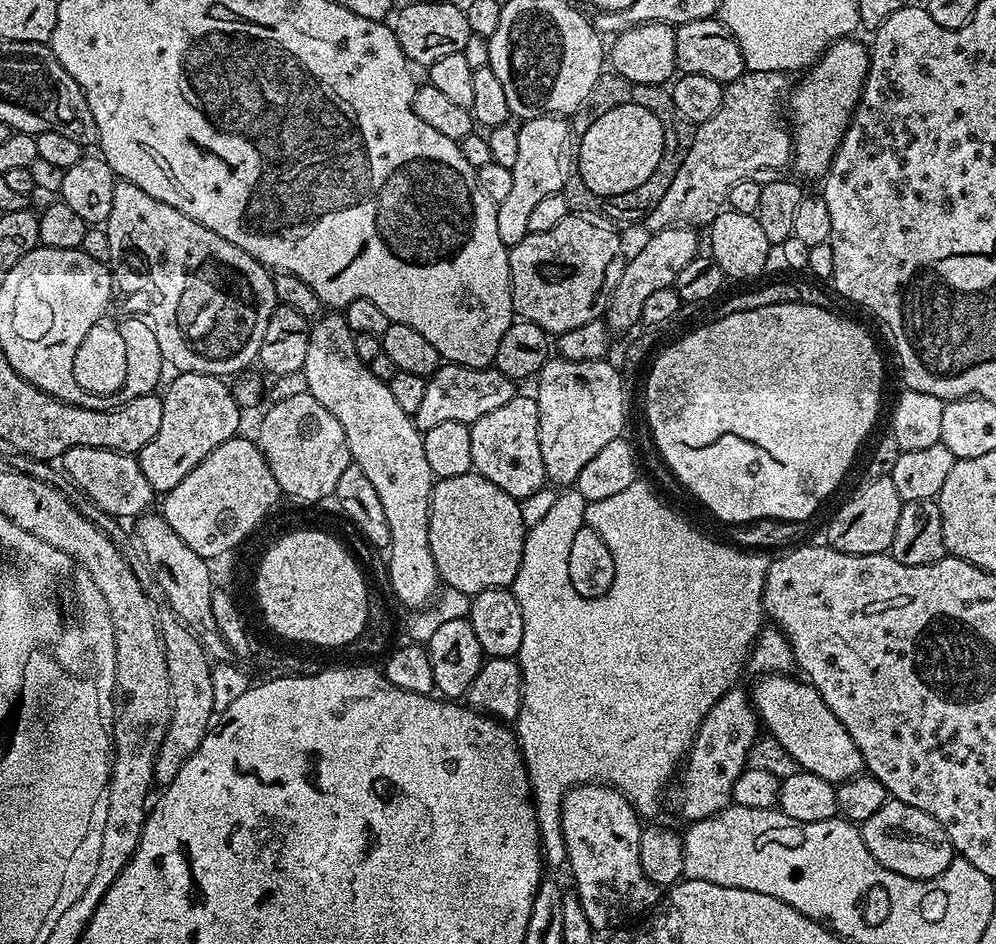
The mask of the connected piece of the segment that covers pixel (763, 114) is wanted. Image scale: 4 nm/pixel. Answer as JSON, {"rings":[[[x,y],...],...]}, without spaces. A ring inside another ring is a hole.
{"rings":[[[746,70],[734,82],[724,85],[718,114],[695,125],[692,145],[686,158],[682,158],[682,166],[678,166],[678,174],[674,174],[674,182],[670,182],[670,190],[662,194],[662,202],[658,202],[648,216],[646,227],[649,233],[673,226],[707,226],[727,205],[730,186],[734,186],[734,182],[760,174],[756,172],[784,168],[787,164],[789,167],[793,159],[793,133],[782,115],[784,80],[786,76],[782,72]]]}

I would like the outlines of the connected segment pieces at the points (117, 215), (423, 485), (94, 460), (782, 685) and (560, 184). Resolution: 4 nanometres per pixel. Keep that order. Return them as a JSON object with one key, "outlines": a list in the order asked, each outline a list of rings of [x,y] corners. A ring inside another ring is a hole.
{"outlines":[[[[117,179],[114,186],[114,206],[110,206],[110,218],[106,221],[106,231],[110,238],[110,271],[114,277],[114,284],[117,289],[132,287],[132,308],[133,313],[139,314],[147,319],[154,330],[154,338],[158,338],[158,350],[160,359],[165,365],[173,364],[177,373],[197,372],[207,376],[218,376],[221,378],[235,377],[243,373],[248,363],[255,361],[260,354],[262,346],[262,334],[266,334],[266,326],[270,326],[270,314],[278,307],[274,282],[272,281],[273,273],[264,265],[259,264],[254,257],[246,254],[238,246],[226,242],[214,230],[194,222],[194,218],[186,218],[182,210],[174,210],[174,206],[166,206],[166,202],[158,202],[158,198],[150,198],[146,190],[134,186],[128,180]]],[[[340,314],[321,315],[309,327],[310,346],[306,350],[306,362],[304,363],[304,374],[308,383],[307,392],[314,398],[318,398],[318,402],[322,402],[322,406],[326,406],[326,410],[330,410],[330,414],[334,414],[334,418],[338,418],[342,430],[346,434],[346,446],[352,455],[352,463],[357,464],[359,468],[366,473],[366,478],[370,478],[370,483],[374,485],[374,490],[378,490],[378,498],[382,501],[382,511],[386,513],[386,526],[390,526],[390,542],[388,543],[386,552],[388,556],[388,580],[392,583],[392,592],[408,607],[408,610],[419,610],[425,607],[437,595],[438,587],[441,583],[439,574],[434,566],[434,554],[430,554],[430,534],[428,533],[428,519],[430,518],[430,498],[432,497],[432,486],[434,477],[430,466],[426,463],[426,450],[424,449],[424,437],[419,428],[416,426],[415,419],[406,414],[406,410],[401,410],[398,401],[394,399],[394,394],[390,394],[390,386],[387,382],[374,378],[374,374],[369,370],[368,365],[358,358],[355,350],[354,334],[350,330],[350,326]]],[[[74,446],[60,455],[58,464],[64,475],[69,476],[87,496],[94,498],[94,502],[98,502],[98,506],[106,510],[106,514],[121,521],[128,522],[128,519],[131,521],[139,518],[153,507],[152,487],[142,475],[142,466],[135,455],[105,448]]],[[[764,674],[753,688],[750,688],[752,707],[761,725],[768,727],[768,732],[780,743],[780,748],[793,760],[797,769],[818,774],[818,778],[826,778],[831,784],[839,784],[842,780],[852,780],[865,771],[864,759],[846,726],[834,718],[830,706],[818,694],[818,690],[803,679],[795,680],[792,674]]],[[[539,116],[523,121],[518,127],[518,155],[514,157],[514,166],[511,169],[510,190],[506,193],[506,198],[502,198],[502,202],[496,205],[498,238],[502,238],[502,242],[509,249],[528,236],[530,213],[536,209],[539,200],[555,192],[563,192],[566,178],[573,175],[574,132],[572,136],[571,130],[568,129],[568,122],[563,116]]]]}

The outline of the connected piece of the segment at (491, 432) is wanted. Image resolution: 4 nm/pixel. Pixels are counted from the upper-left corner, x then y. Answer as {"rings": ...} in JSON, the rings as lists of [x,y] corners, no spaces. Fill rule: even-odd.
{"rings":[[[516,395],[506,406],[482,414],[470,426],[470,454],[472,466],[498,490],[506,490],[515,500],[522,501],[534,490],[545,487],[542,450],[538,446],[538,406],[531,395]]]}

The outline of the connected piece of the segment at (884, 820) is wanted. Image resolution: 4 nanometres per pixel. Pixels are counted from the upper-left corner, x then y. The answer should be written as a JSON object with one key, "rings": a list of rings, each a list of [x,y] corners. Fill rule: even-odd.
{"rings":[[[888,799],[878,814],[870,814],[870,818],[863,821],[862,831],[866,850],[870,850],[870,854],[882,862],[882,866],[906,878],[929,880],[940,877],[954,859],[952,843],[950,838],[946,838],[946,830],[942,830],[942,826],[938,826],[930,814],[914,806],[906,806],[906,802],[901,800]]]}

